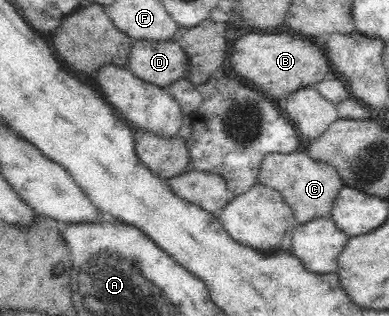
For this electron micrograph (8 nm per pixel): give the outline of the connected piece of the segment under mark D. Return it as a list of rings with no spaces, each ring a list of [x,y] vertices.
[[[138,39],[132,44],[126,67],[142,81],[166,88],[186,77],[189,61],[178,43]]]

